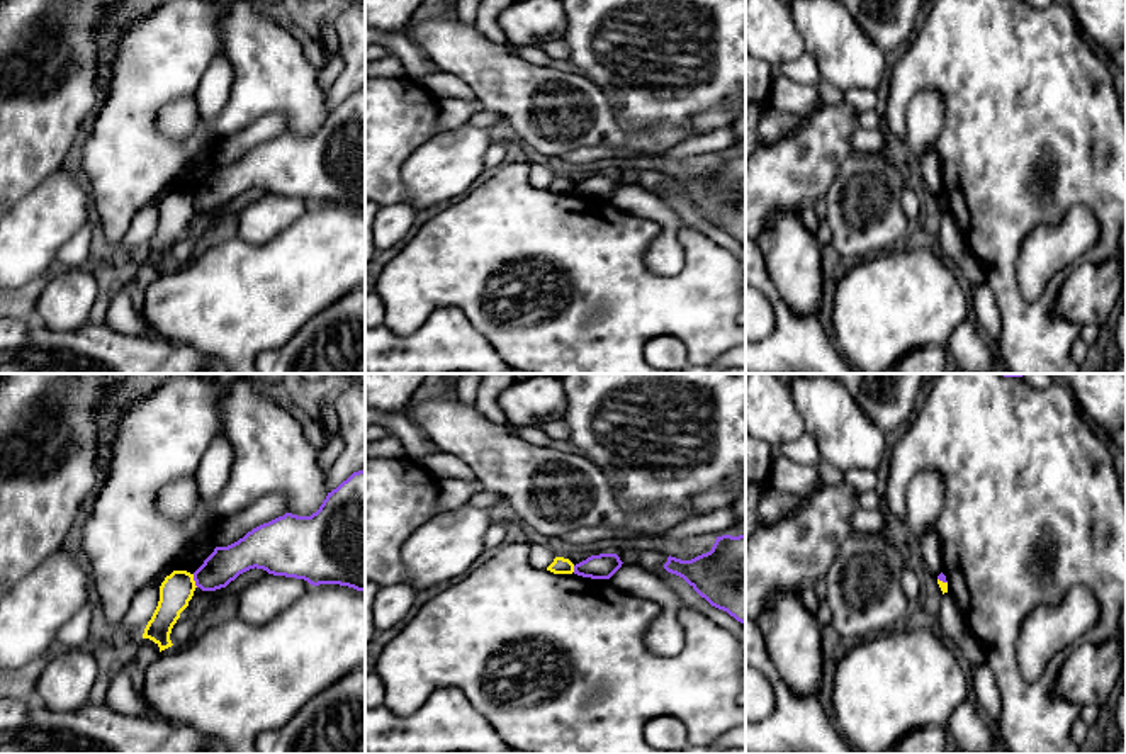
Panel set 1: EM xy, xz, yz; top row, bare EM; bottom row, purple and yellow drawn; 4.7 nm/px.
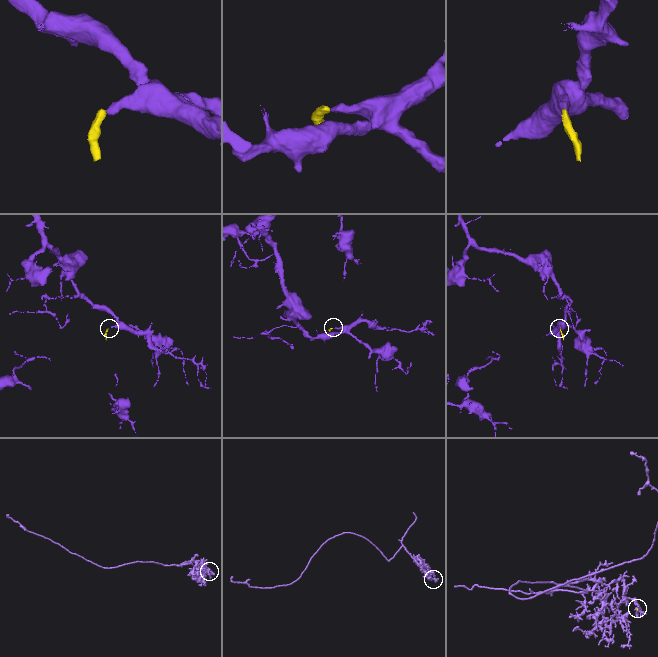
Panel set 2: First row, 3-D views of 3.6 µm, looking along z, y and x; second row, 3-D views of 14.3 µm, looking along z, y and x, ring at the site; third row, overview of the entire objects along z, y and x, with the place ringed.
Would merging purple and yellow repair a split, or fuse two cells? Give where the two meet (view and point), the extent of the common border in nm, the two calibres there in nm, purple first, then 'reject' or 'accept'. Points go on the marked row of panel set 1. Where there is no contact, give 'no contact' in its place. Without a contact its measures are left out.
contact xy (194, 579); length 70 nm; calibres 170 and 160 nm; reject

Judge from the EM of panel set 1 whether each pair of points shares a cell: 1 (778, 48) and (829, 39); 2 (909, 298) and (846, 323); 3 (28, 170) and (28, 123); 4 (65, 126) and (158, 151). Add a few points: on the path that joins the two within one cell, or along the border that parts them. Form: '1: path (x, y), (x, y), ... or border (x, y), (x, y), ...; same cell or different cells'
1: border (792, 17), (805, 51); different cells
2: path (894, 303), (870, 323), (861, 323); same cell
3: path (28, 158), (28, 135); same cell
4: border (104, 80), (104, 102), (90, 118); different cells

